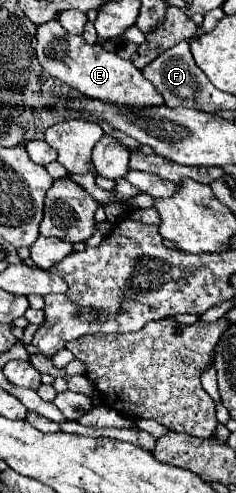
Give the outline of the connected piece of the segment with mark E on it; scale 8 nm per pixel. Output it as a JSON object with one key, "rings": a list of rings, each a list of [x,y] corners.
{"rings":[[[49,21],[37,27],[37,49],[35,57],[41,67],[61,83],[69,85],[71,89],[79,91],[83,97],[97,99],[101,103],[131,107],[131,109],[145,109],[145,107],[159,107],[165,105],[165,99],[157,89],[143,77],[143,73],[129,61],[121,59],[115,53],[107,53],[101,45],[89,45],[81,35],[67,33],[59,21]]]}

